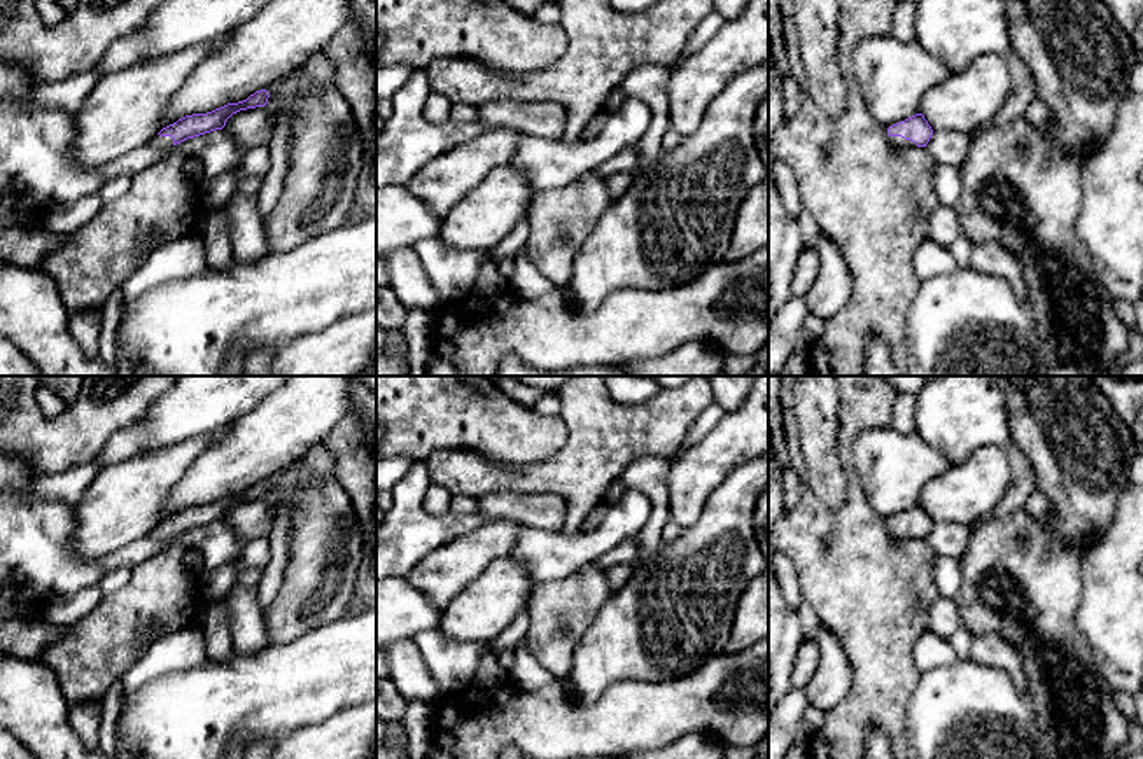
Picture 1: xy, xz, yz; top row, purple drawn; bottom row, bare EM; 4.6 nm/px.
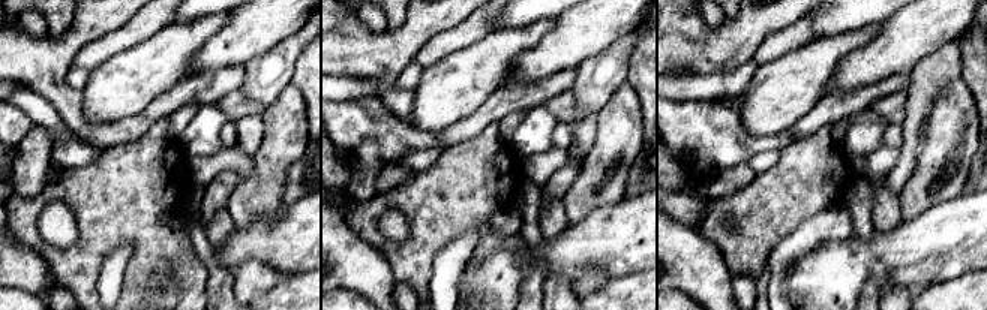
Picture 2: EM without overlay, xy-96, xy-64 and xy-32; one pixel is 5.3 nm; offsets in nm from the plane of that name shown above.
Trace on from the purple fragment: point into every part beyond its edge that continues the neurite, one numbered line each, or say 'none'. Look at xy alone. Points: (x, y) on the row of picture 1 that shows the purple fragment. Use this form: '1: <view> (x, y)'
1: xy (160, 142)

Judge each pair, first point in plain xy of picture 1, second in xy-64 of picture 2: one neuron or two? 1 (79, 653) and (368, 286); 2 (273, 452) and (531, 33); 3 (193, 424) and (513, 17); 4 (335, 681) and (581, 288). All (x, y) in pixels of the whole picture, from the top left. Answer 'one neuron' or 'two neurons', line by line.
1: two neurons
2: two neurons
3: one neuron
4: two neurons

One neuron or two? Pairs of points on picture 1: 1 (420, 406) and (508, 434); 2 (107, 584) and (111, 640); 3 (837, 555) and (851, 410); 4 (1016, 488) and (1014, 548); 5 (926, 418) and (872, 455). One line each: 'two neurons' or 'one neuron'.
1: one neuron
2: two neurons
3: one neuron
4: two neurons
5: two neurons

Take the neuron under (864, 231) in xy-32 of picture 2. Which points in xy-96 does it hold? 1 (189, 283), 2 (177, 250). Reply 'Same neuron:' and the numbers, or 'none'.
Same neuron: none

